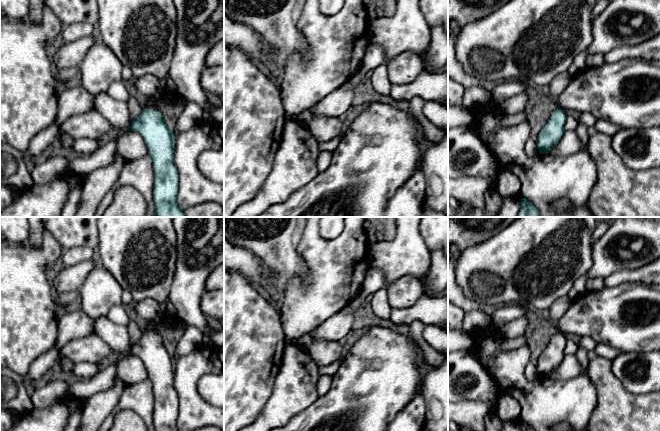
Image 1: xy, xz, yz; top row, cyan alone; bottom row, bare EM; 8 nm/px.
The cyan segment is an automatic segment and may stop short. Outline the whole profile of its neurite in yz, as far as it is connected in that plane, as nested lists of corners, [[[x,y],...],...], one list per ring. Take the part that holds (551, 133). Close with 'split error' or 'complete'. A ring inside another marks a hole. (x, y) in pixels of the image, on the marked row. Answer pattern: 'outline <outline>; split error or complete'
outline [[[622,59],[616,63],[611,64],[603,64],[597,68],[585,68],[580,72],[576,73],[574,76],[571,77],[571,83],[567,86],[567,88],[558,96],[558,109],[555,110],[548,122],[545,126],[541,129],[538,134],[538,139],[536,144],[538,146],[540,154],[548,154],[549,151],[555,146],[561,139],[561,137],[565,133],[564,124],[566,121],[565,110],[573,110],[578,113],[588,112],[592,114],[596,119],[602,119],[611,122],[612,124],[620,127],[621,129],[628,129],[628,128],[644,128],[653,123],[656,119],[660,120],[660,61],[655,63],[654,61],[646,61],[641,59]]]; split error

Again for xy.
outline [[[166,91],[159,100],[146,97],[147,108],[131,121],[131,130],[142,136],[153,161],[155,217],[185,217],[177,204],[179,175],[174,163],[174,133],[158,111],[159,104],[181,98]]]; split error

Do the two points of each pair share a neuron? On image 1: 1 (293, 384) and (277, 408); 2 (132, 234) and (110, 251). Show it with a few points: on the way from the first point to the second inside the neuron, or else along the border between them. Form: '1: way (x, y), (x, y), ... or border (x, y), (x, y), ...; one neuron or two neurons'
1: way (293, 390), (283, 402); one neuron
2: way (127, 239), (115, 251); one neuron

